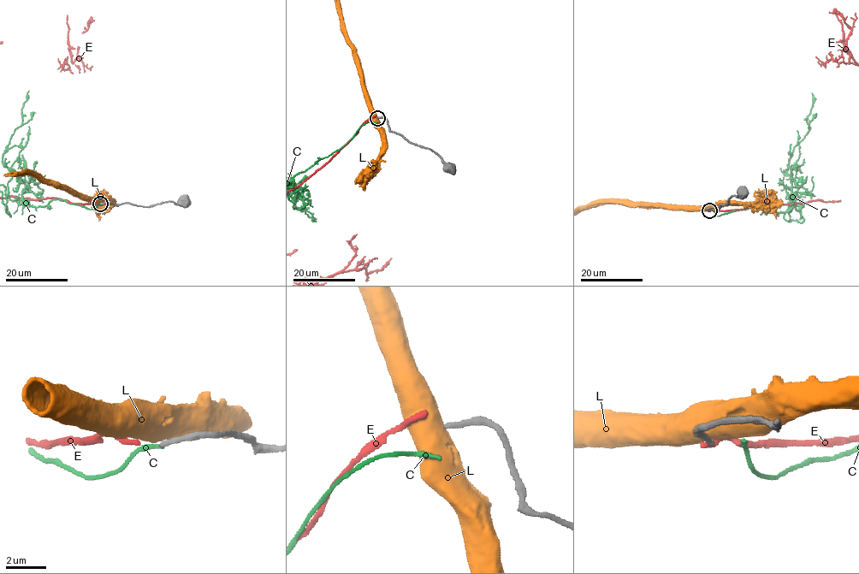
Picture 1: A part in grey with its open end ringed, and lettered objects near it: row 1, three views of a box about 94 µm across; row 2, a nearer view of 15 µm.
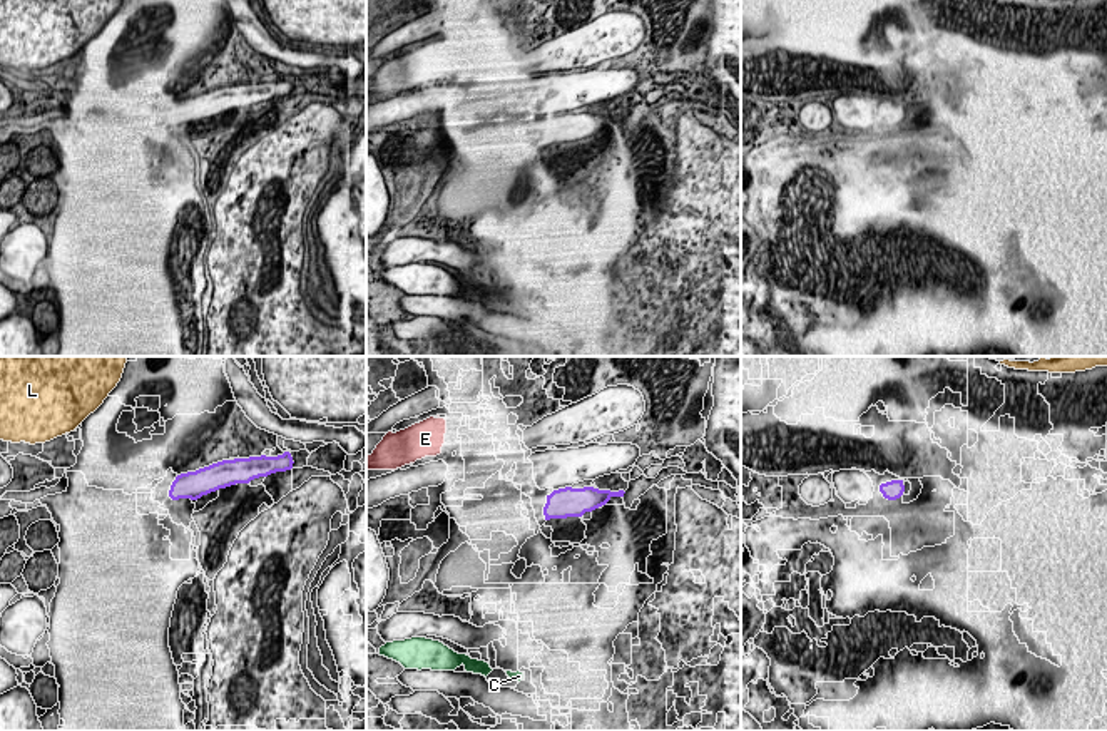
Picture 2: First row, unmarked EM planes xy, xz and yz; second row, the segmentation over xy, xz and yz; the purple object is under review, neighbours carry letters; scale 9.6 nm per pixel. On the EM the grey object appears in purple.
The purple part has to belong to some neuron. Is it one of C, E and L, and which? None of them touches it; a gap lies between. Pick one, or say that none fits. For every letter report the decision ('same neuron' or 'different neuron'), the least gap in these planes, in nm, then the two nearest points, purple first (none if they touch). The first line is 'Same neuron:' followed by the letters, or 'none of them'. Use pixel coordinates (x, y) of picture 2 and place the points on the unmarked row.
Same neuron: none of them
C: different neuron | 1500 nm | xz (545, 144), (519, 296)
E: different neuron | 1100 nm | xz (547, 121), (440, 77)
L: different neuron | 1000 nm | xy (176, 102), (102, 27)

